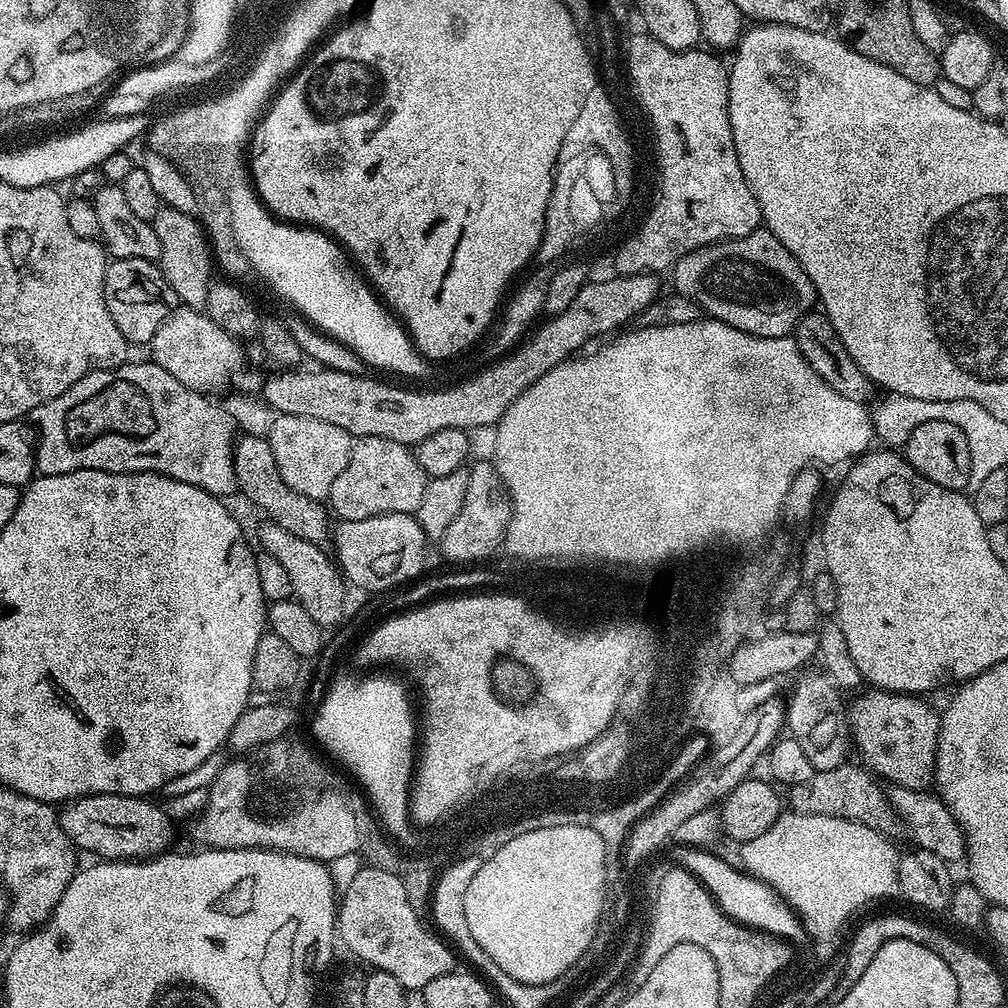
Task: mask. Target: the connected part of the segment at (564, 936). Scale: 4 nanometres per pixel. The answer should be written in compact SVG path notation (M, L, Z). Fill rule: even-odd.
M546 826L545 828L530 828L518 838L511 839L480 870L470 878L470 886L466 886L466 898L462 902L466 914L466 926L470 926L470 934L474 934L474 942L494 958L510 978L523 984L549 984L558 979L564 972L570 970L578 962L582 950L587 949L599 926L601 912L604 909L605 870L604 870L604 840L592 828L586 826Z

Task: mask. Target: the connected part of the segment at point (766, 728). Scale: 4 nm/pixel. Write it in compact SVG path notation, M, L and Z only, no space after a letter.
M773 698L766 701L764 705L758 705L757 708L745 718L745 721L742 722L738 734L736 734L734 738L731 738L730 742L715 749L716 753L720 755L720 776L704 776L702 780L696 780L696 784L694 784L692 788L686 787L684 783L679 785L680 796L674 794L674 808L680 808L680 812L682 812L680 818L690 817L690 814L700 814L702 811L708 809L715 809L742 781L749 779L749 777L753 775L752 767L754 767L759 760L761 763L761 761L767 757L768 749L771 748L777 740L781 739L782 733L785 731L786 708L783 703L780 705L778 701L779 699Z

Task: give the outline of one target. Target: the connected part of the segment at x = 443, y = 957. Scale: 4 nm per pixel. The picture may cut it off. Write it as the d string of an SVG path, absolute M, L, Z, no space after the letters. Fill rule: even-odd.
M360 867L354 882L338 900L336 930L339 943L344 943L358 959L365 960L369 969L398 978L406 990L423 990L426 982L434 982L434 978L457 967L453 949L425 924L412 909L403 878L384 868Z

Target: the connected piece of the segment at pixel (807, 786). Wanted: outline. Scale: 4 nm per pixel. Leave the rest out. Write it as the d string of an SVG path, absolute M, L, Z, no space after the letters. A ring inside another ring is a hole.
M852 762L832 770L818 771L808 782L788 790L791 811L807 816L836 817L856 821L878 829L887 836L900 830L899 819L890 803L889 795L882 792L877 777L861 765Z

